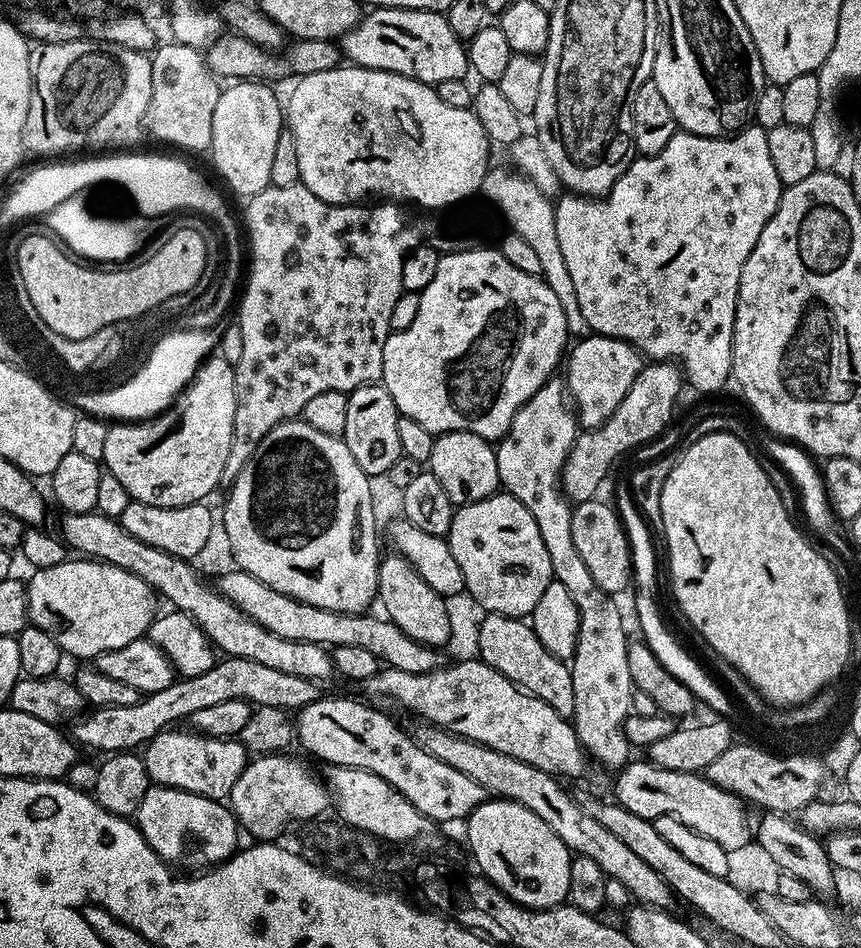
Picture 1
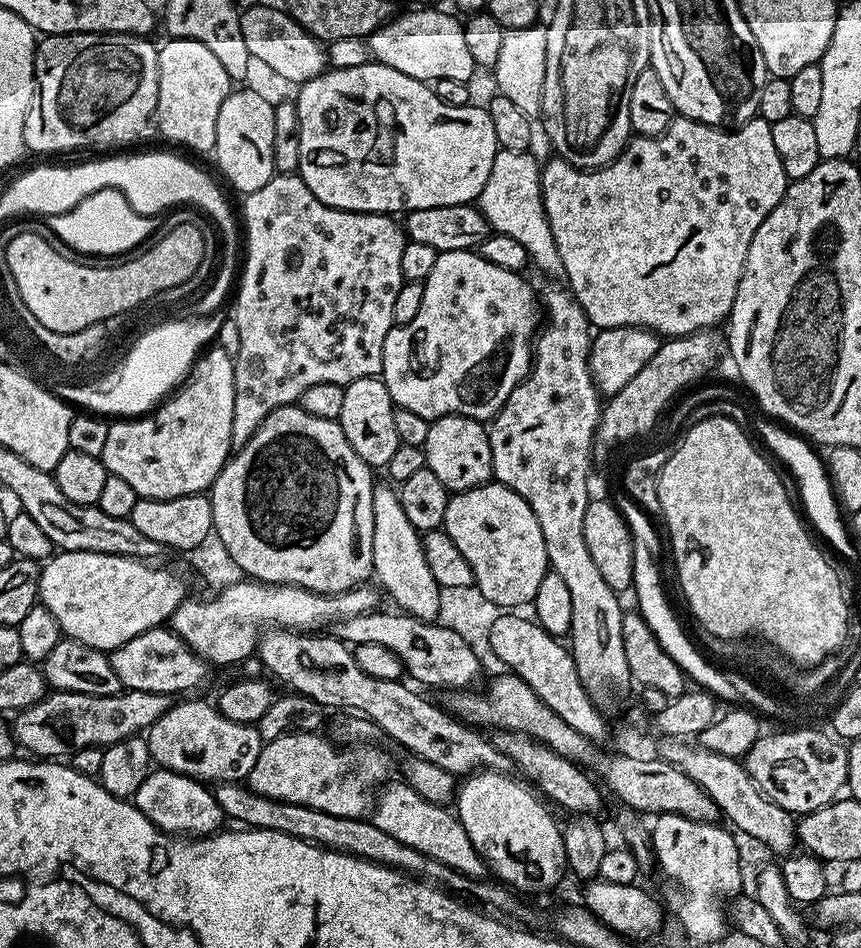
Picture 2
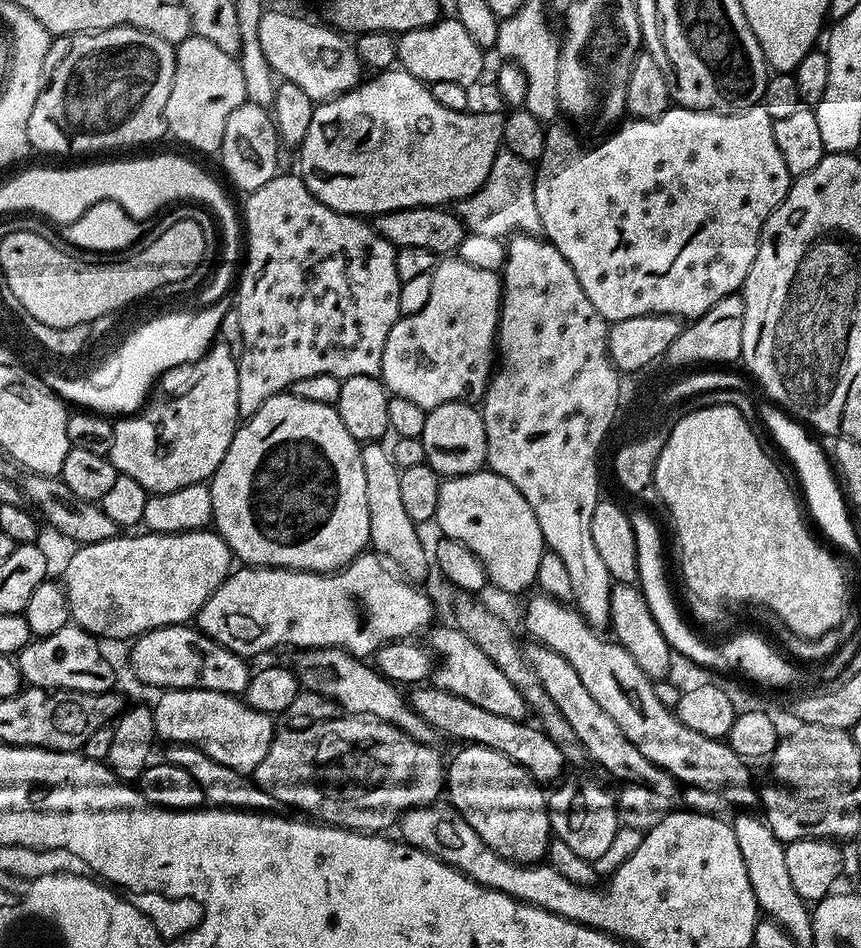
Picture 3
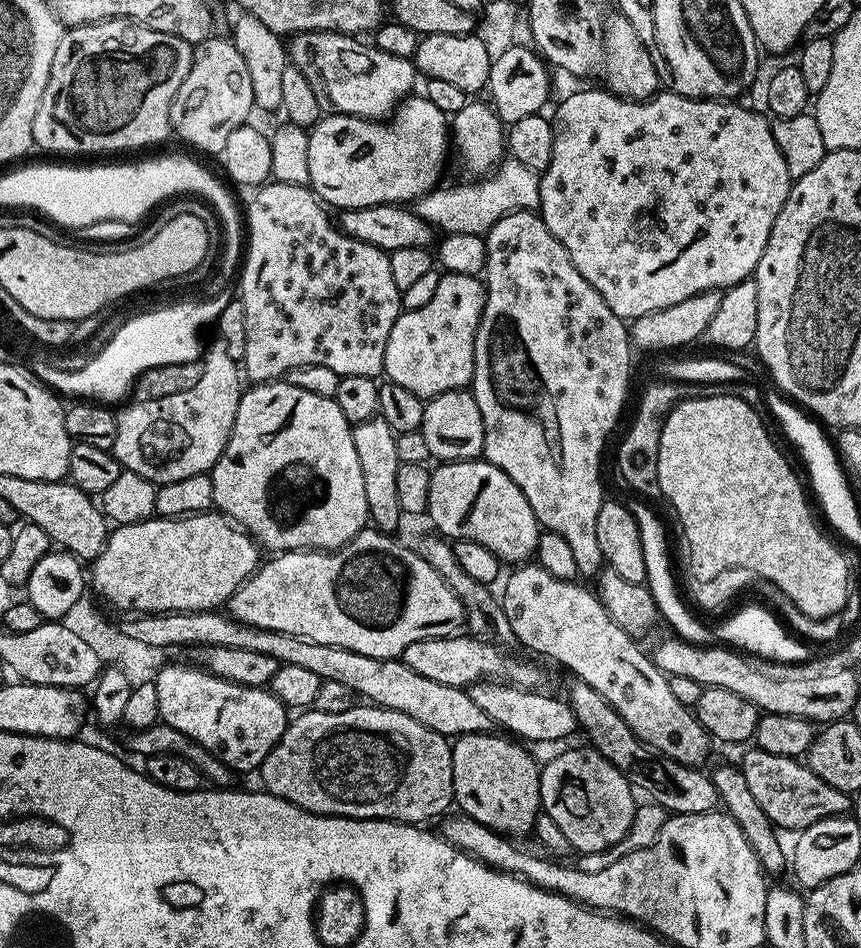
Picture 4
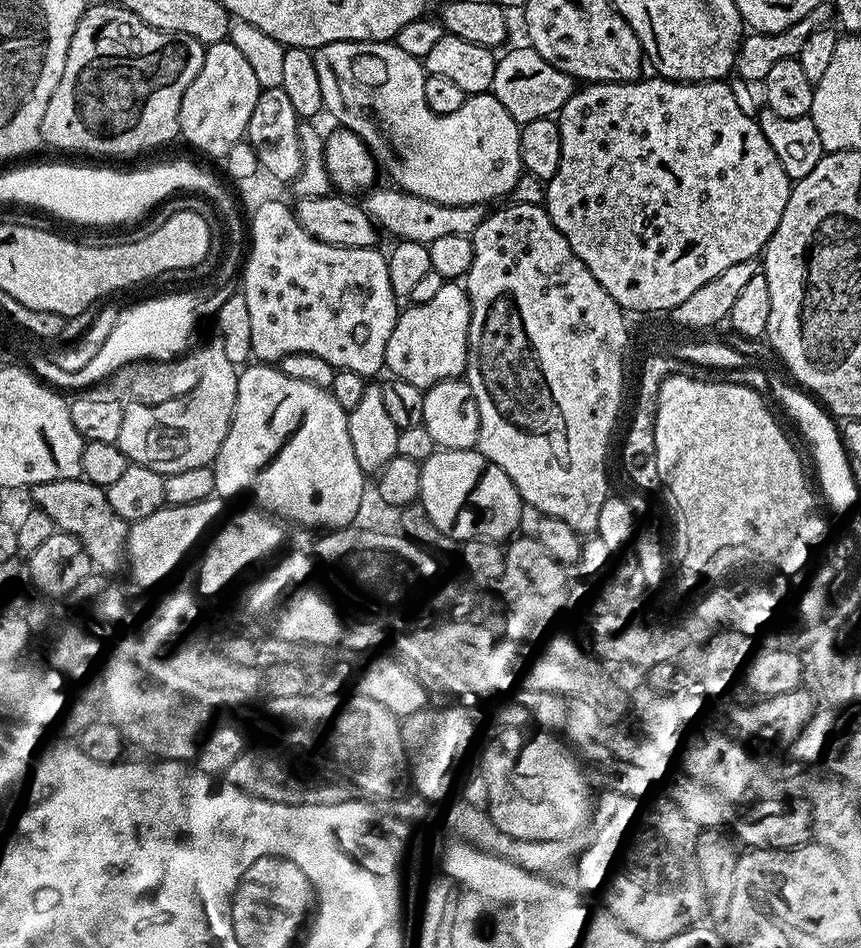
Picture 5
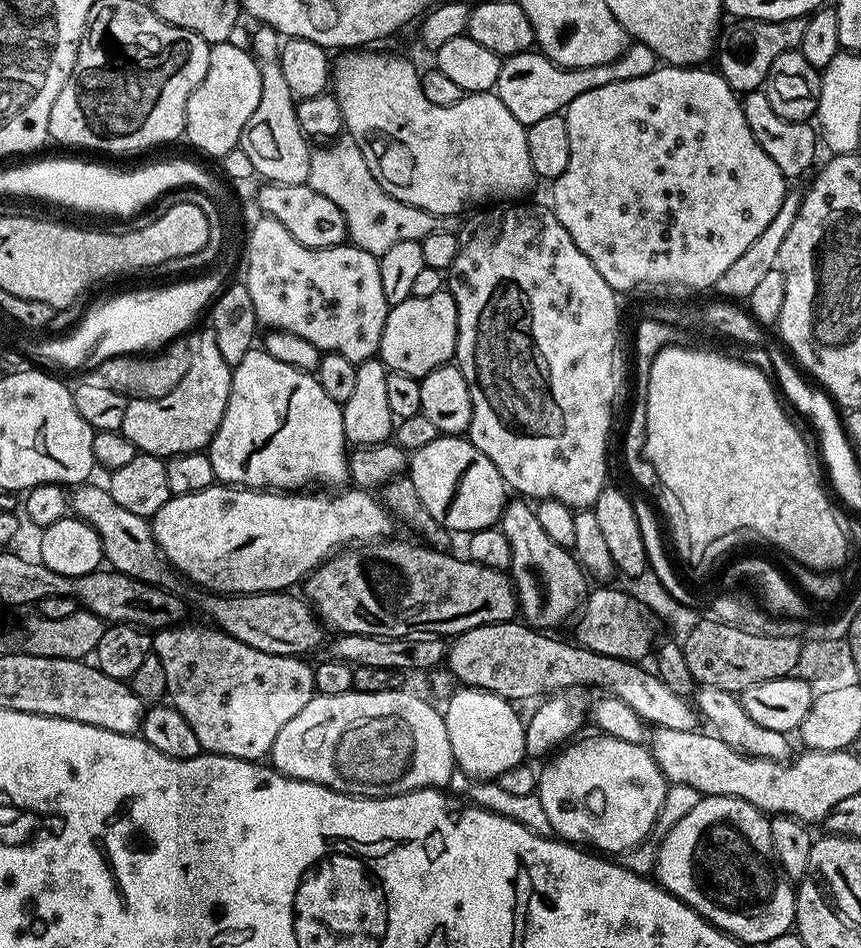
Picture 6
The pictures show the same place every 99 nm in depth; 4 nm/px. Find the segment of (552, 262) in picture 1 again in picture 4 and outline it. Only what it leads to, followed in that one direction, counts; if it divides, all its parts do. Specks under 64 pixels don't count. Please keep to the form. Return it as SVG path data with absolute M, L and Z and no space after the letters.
M505 155L504 159L482 179L475 179L474 184L462 184L458 188L437 186L414 202L414 211L440 234L486 234L502 218L511 212L530 212L540 207L540 176L530 166L522 166L518 158Z

